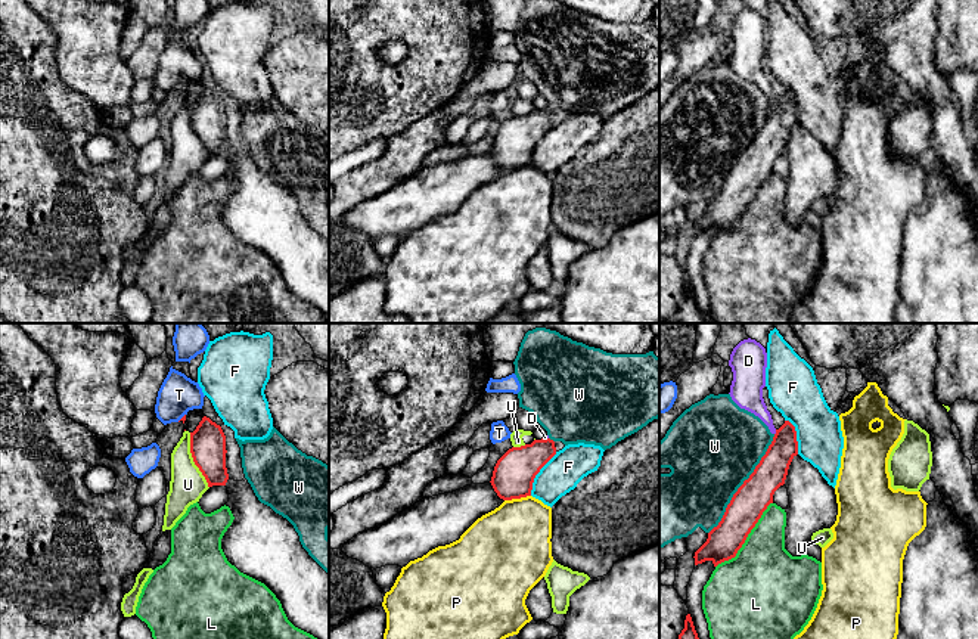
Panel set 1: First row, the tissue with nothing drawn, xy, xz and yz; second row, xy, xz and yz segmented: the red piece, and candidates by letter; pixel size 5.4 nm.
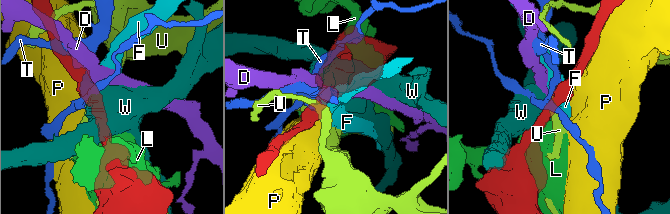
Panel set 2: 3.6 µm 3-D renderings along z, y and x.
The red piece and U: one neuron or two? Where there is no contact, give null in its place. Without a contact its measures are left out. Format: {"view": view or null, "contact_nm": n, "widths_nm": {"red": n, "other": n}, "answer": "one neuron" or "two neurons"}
{"view": "xy", "contact_nm": 320, "widths_nm": {"red": 190, "other": 200}, "answer": "two neurons"}

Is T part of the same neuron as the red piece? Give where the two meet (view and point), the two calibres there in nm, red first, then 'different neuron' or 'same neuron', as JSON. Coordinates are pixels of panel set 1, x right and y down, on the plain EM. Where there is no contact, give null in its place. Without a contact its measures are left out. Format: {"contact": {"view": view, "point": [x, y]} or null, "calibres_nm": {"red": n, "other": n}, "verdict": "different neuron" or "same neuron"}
{"contact": {"view": "xy", "point": [182, 87]}, "calibres_nm": {"red": 20, "other": 200}, "verdict": "different neuron"}

